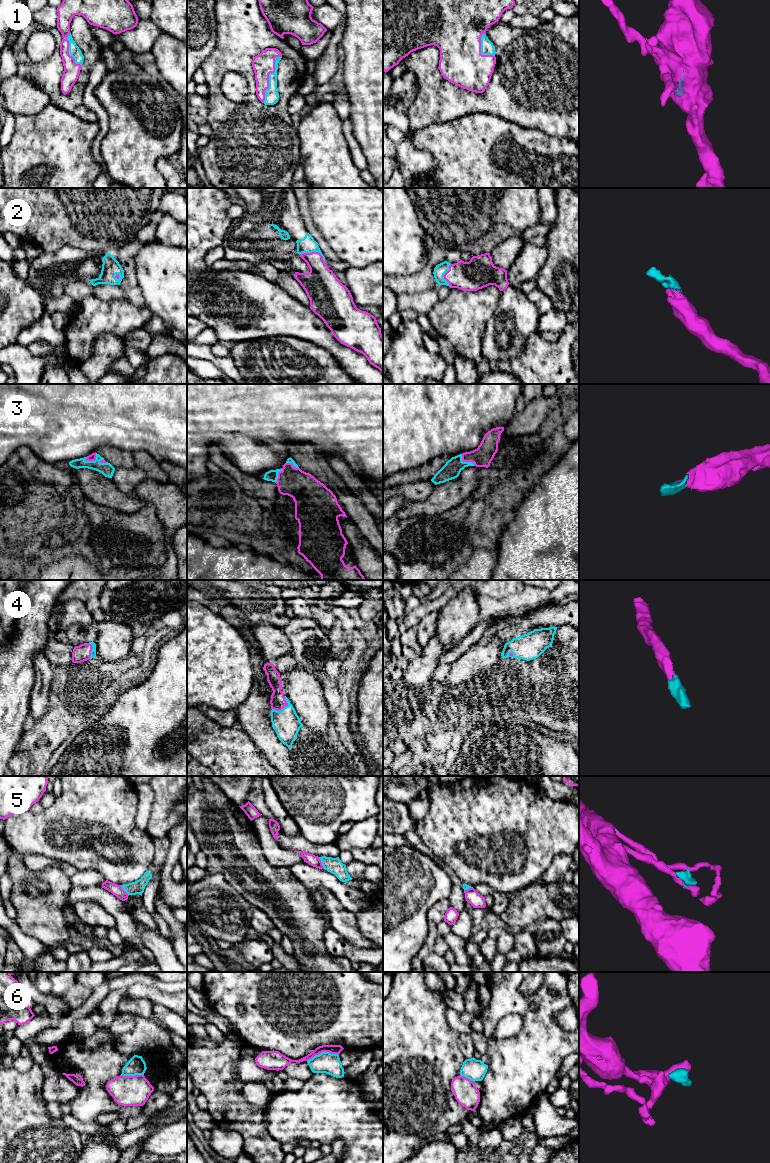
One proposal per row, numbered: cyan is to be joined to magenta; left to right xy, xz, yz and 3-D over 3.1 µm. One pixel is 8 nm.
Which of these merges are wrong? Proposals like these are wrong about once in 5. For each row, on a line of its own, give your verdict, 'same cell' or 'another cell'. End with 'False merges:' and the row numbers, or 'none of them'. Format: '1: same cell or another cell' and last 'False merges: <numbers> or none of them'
1: same cell
2: same cell
3: same cell
4: same cell
5: another cell
6: another cell
False merges: 5, 6

